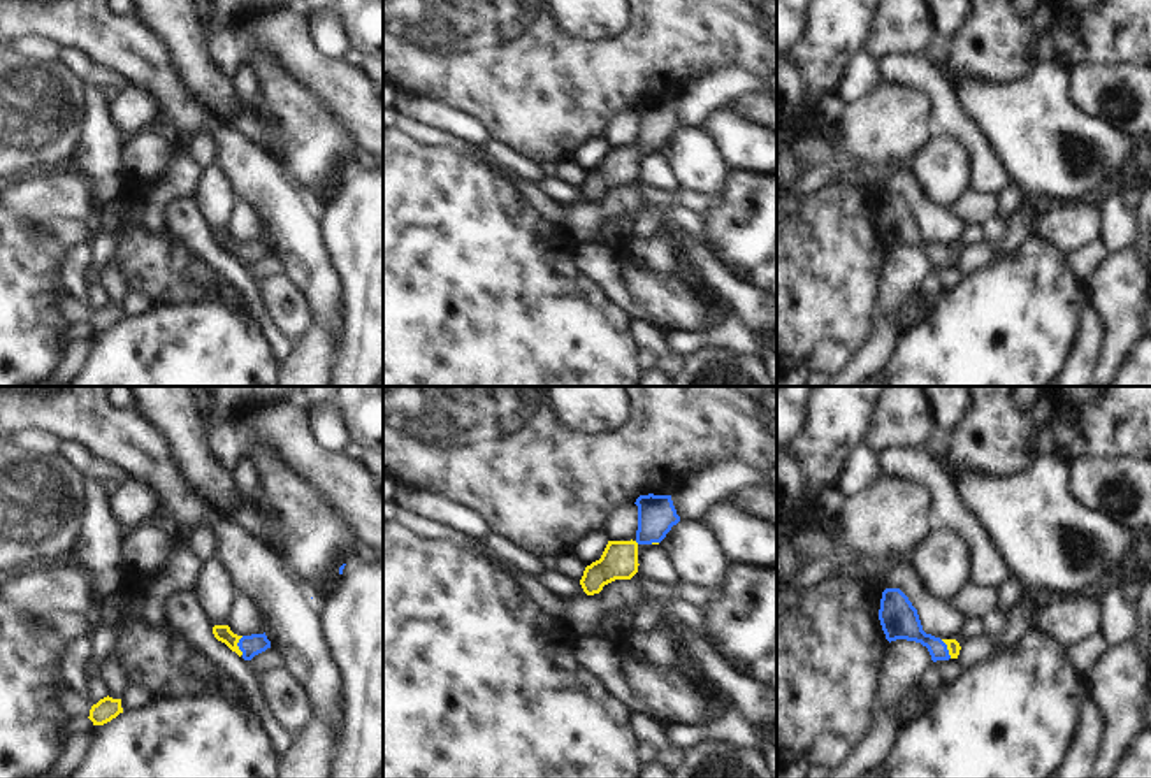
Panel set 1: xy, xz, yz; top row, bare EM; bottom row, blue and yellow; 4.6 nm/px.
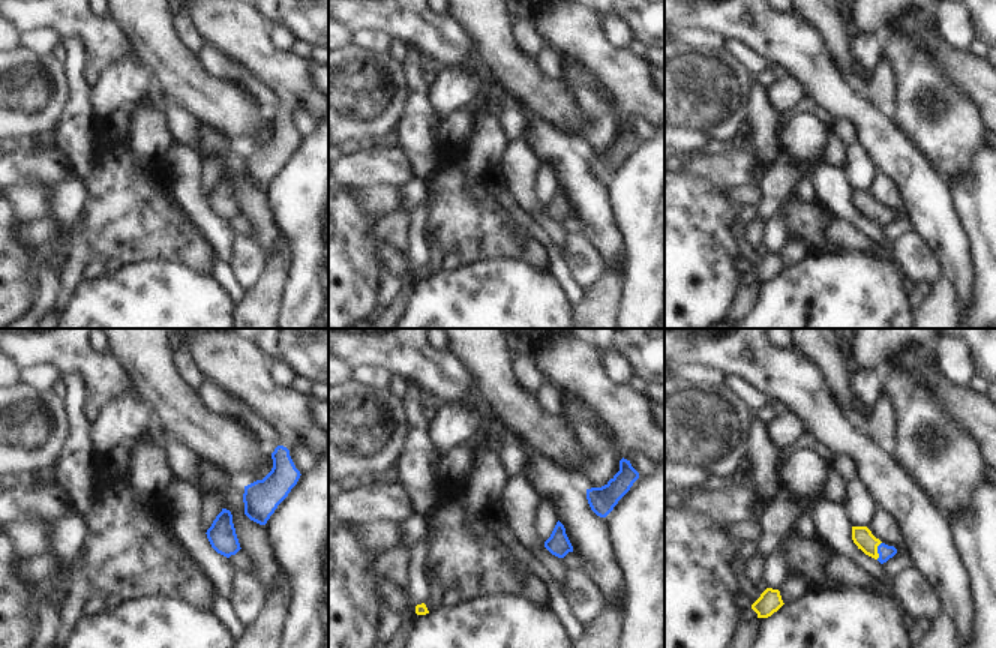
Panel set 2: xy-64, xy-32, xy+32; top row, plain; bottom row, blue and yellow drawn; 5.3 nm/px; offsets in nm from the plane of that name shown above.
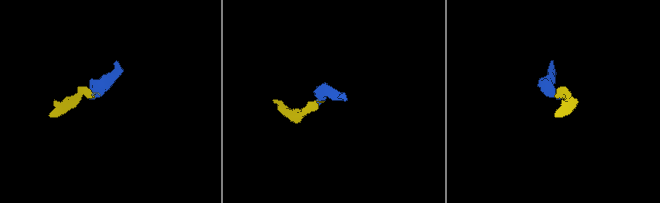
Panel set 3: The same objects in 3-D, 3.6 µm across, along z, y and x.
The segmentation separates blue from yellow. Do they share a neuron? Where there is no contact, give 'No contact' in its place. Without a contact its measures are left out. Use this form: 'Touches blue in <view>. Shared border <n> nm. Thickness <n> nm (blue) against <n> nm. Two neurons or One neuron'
Touches blue in xy. Shared border 90 nm. Thickness 100 nm (blue) against 80 nm. One neuron

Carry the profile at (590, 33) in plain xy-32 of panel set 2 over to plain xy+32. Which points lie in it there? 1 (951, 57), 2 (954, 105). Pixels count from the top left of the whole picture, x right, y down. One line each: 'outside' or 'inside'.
1: inside
2: outside

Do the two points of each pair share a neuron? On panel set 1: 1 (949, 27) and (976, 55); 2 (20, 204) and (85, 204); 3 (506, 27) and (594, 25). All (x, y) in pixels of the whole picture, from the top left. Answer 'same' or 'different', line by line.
1: different
2: same
3: different

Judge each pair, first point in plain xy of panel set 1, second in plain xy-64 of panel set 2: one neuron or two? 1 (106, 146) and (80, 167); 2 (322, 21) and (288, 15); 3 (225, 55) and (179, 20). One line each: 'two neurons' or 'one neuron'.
1: one neuron
2: two neurons
3: one neuron

